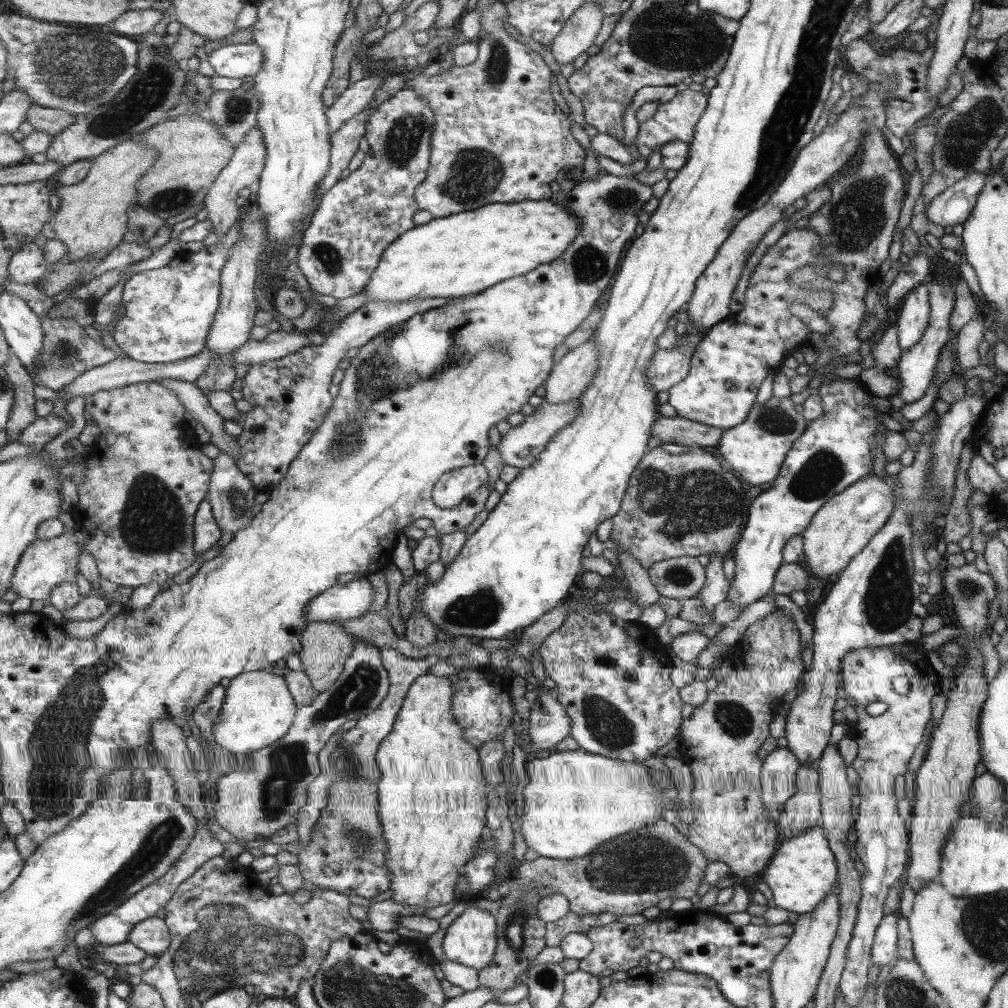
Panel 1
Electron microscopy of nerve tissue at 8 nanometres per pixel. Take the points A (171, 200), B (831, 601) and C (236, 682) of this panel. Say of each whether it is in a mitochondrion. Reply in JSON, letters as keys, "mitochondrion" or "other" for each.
{"A":"mitochondrion","B":"other","C":"other"}

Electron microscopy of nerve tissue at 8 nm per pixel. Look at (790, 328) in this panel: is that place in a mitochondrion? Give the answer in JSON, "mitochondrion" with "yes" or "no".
{"mitochondrion":"no"}

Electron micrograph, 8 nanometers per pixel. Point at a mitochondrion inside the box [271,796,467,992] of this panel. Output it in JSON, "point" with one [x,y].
{"point":[362,843]}

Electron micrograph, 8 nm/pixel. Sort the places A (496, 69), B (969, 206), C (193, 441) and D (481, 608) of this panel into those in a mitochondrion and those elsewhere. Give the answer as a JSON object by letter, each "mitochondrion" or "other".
{"A":"mitochondrion","B":"other","C":"other","D":"mitochondrion"}

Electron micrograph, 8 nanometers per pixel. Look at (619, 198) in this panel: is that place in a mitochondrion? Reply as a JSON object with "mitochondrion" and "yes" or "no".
{"mitochondrion":"yes"}

